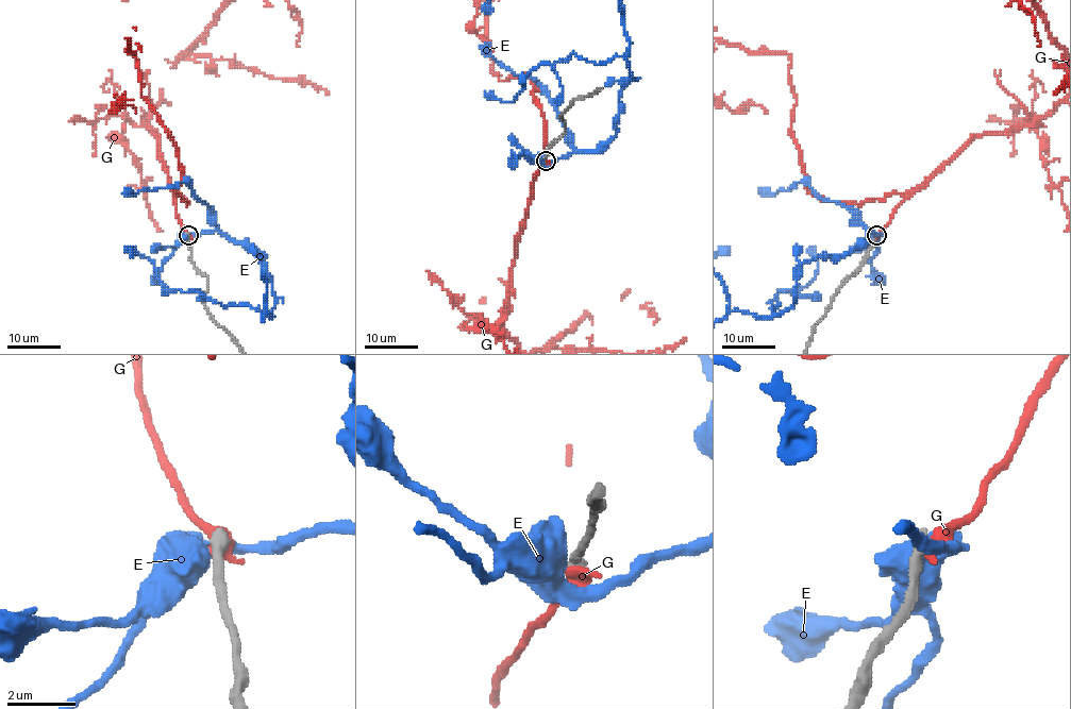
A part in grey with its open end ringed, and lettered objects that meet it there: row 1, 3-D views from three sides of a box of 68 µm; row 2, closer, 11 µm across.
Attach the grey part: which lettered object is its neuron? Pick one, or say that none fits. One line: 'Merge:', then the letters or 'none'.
Merge: G

